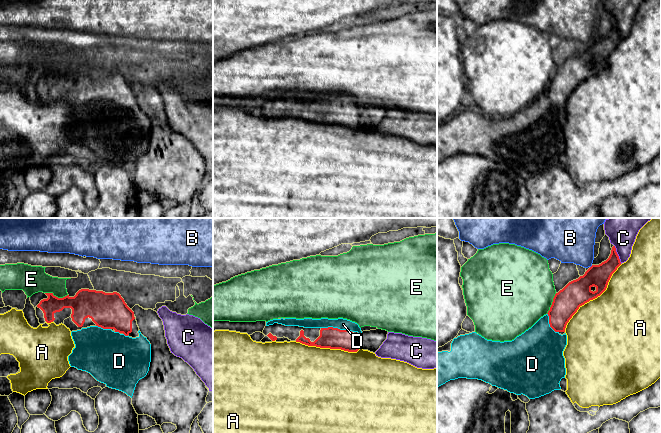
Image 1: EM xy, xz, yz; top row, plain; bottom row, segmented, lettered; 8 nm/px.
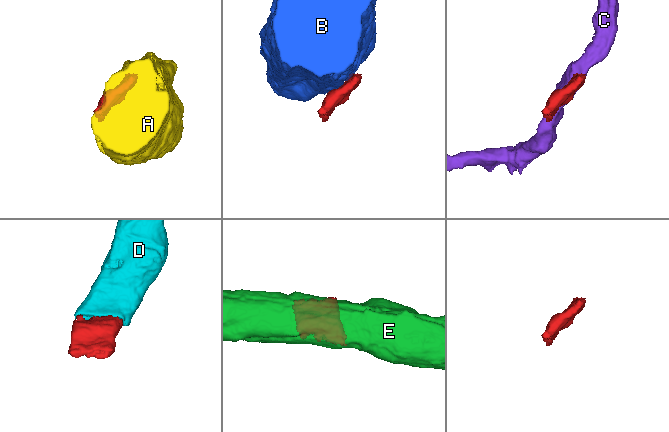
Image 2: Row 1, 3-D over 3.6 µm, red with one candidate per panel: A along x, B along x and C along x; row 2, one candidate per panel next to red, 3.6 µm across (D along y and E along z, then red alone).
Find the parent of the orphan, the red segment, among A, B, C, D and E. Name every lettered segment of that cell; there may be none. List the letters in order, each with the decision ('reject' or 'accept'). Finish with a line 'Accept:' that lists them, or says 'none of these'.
A: reject
B: reject
C: reject
D: accept
E: reject
Accept: D

